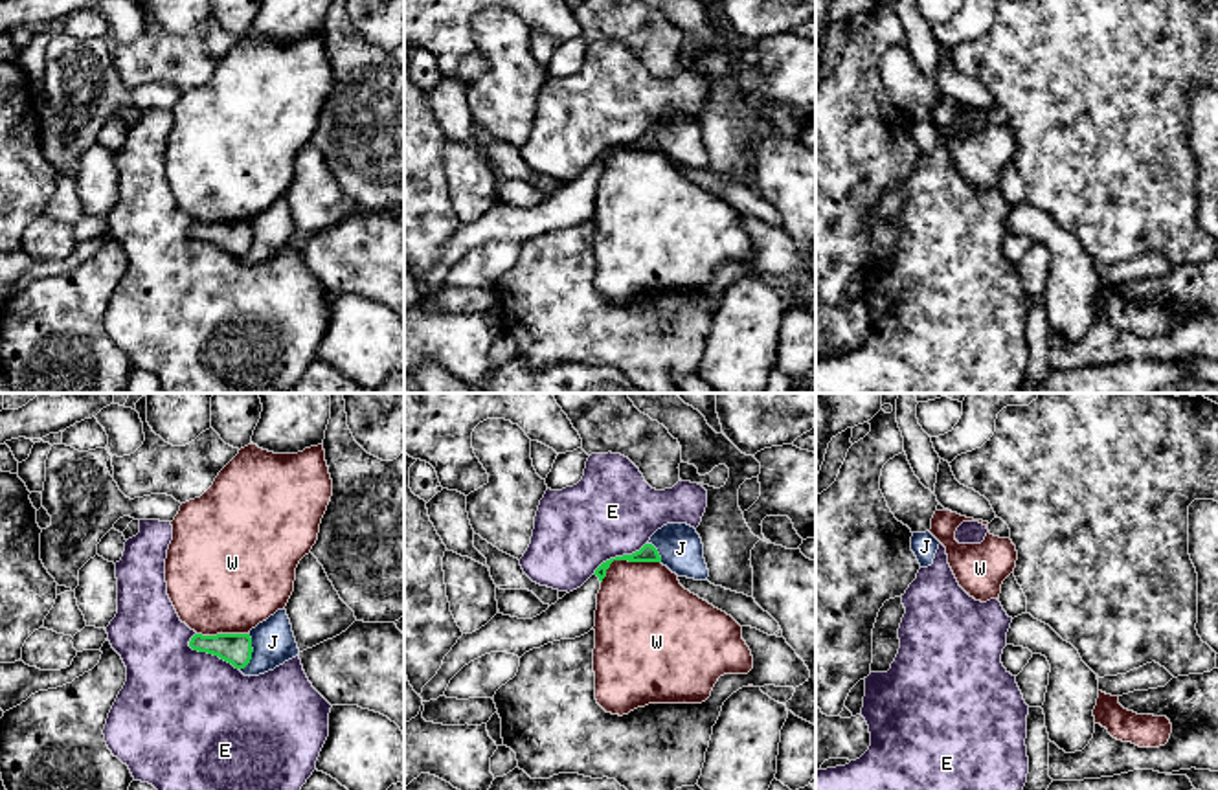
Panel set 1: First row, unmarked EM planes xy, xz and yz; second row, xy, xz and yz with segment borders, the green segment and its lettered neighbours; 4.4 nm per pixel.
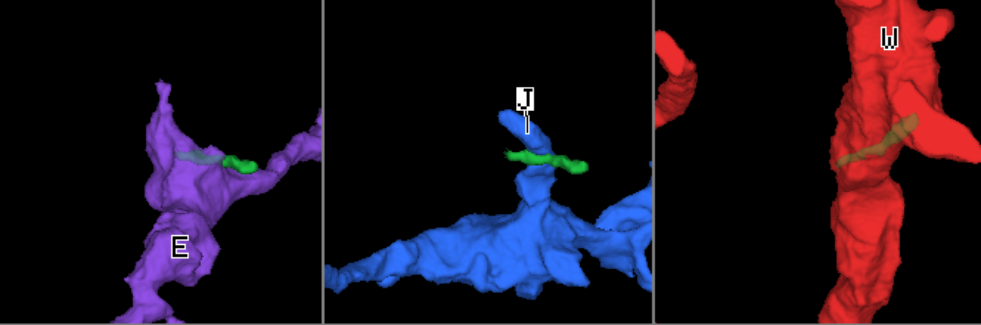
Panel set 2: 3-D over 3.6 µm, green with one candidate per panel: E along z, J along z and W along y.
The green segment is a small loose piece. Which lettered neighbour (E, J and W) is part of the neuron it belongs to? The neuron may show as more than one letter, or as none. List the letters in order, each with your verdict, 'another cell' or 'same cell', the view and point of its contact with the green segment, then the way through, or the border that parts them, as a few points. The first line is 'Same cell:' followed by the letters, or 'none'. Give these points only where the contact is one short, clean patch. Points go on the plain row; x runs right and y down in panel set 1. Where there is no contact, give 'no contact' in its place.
Same cell: none
E: another cell; meets green in xy at (210, 241)
J: another cell; meets green in xy at (252, 239); border along xy (250, 223), (252, 247), (239, 258)
W: another cell; meets green in xz at (625, 147); border along xz (660, 149), (614, 149), (601, 171)

